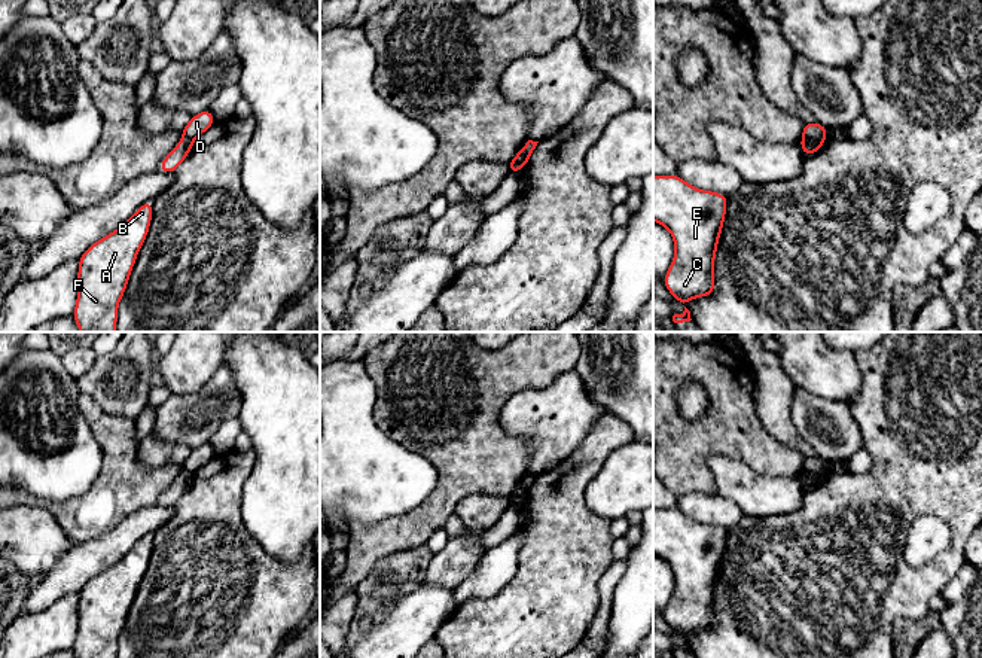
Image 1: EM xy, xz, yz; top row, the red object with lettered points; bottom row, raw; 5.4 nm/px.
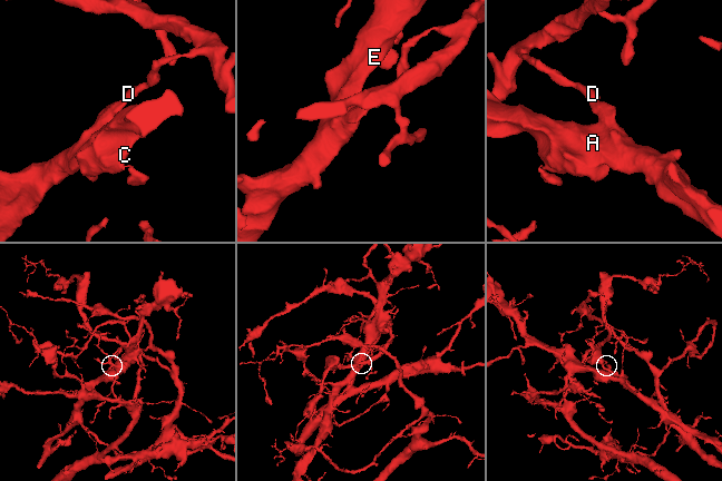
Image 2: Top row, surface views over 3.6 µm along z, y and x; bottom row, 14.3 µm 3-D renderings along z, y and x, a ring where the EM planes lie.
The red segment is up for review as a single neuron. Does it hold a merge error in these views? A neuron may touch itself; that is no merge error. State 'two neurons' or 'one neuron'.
two neurons

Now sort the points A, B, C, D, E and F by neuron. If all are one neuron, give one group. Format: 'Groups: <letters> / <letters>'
Groups: A B C E F / D

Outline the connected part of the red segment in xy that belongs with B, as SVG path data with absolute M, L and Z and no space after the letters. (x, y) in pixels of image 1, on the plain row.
M153 534L140 539L123 558L79 591L79 625L71 649L76 658L116 658L118 639L147 570L153 539Z

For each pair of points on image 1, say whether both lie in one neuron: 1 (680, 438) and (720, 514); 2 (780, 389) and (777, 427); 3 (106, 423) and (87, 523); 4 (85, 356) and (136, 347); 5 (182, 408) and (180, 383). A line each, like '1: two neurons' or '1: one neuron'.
1: two neurons
2: one neuron
3: one neuron
4: two neurons
5: two neurons

